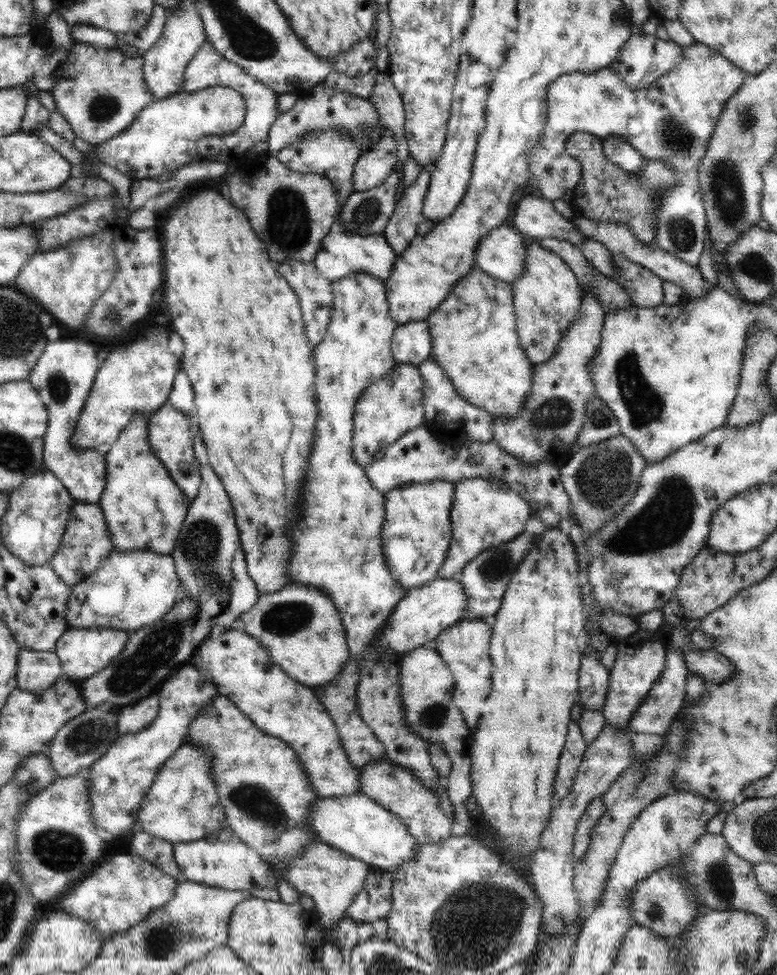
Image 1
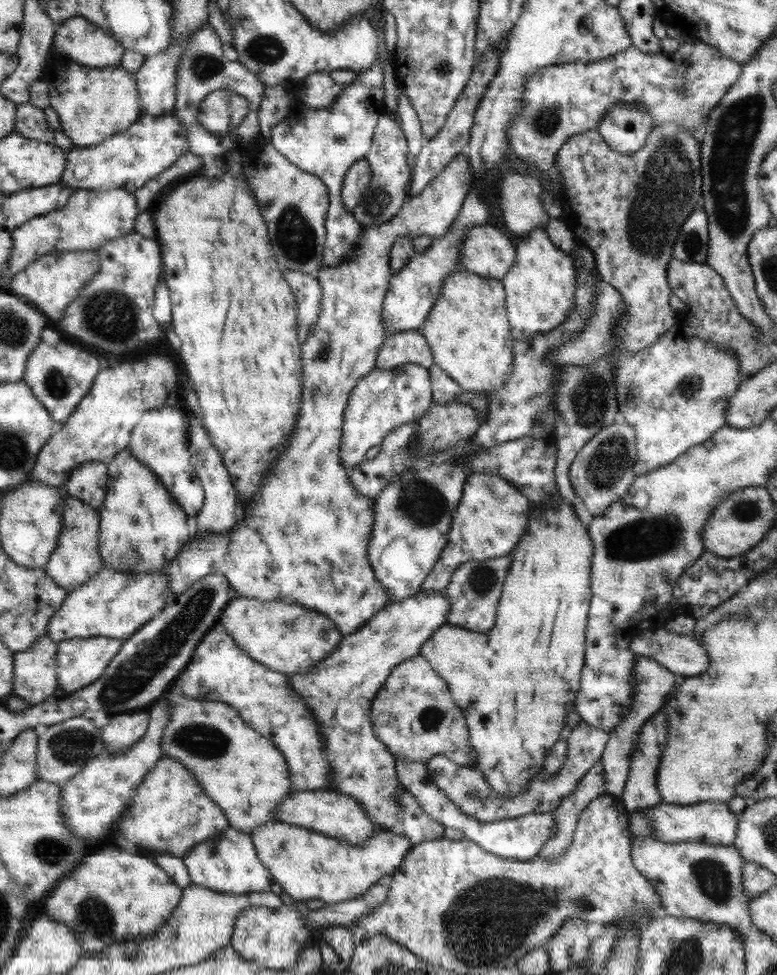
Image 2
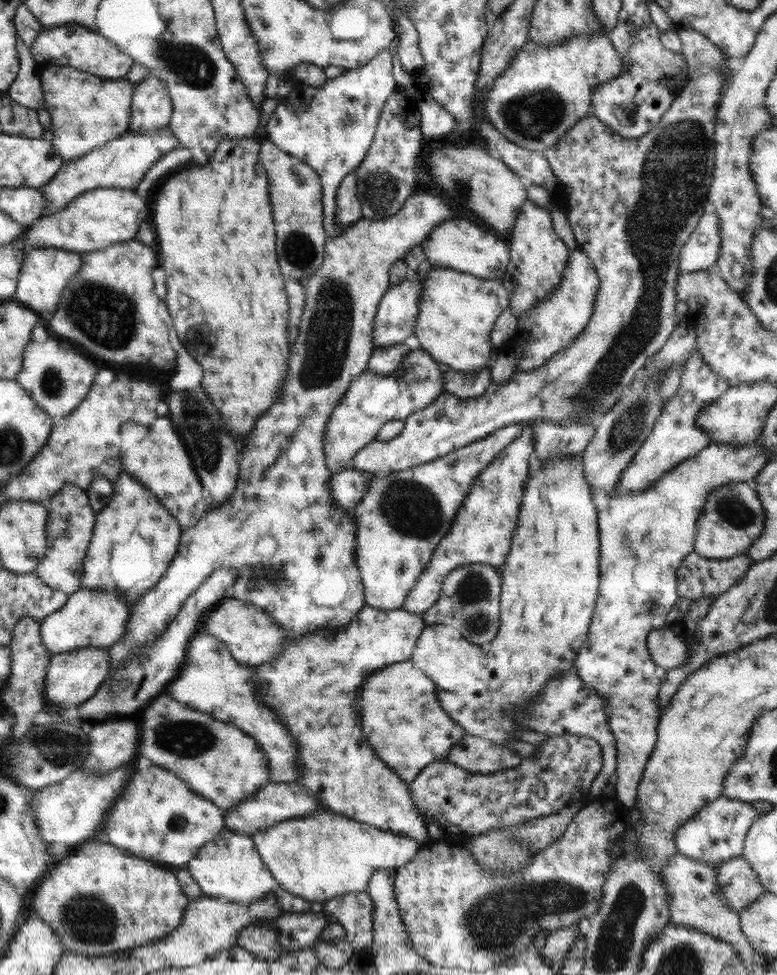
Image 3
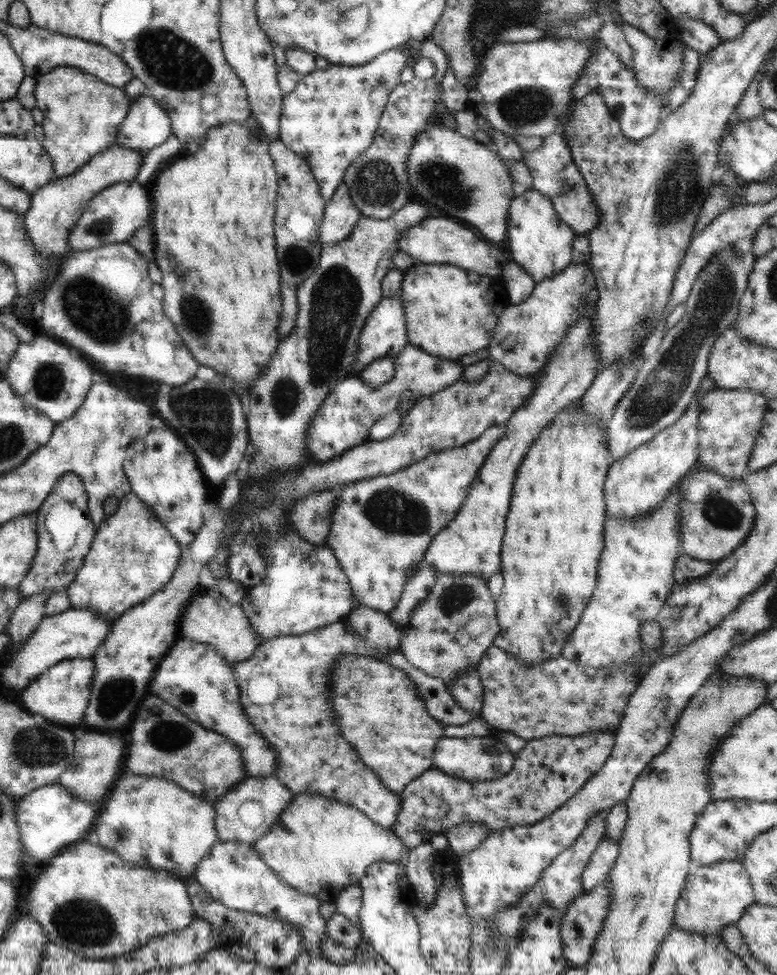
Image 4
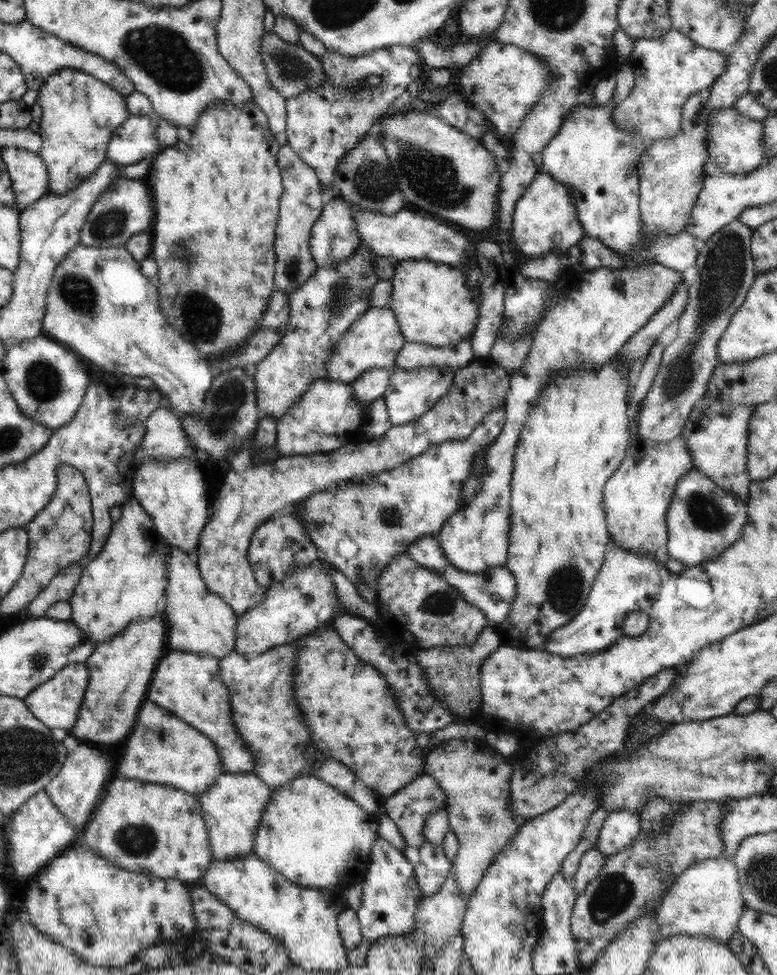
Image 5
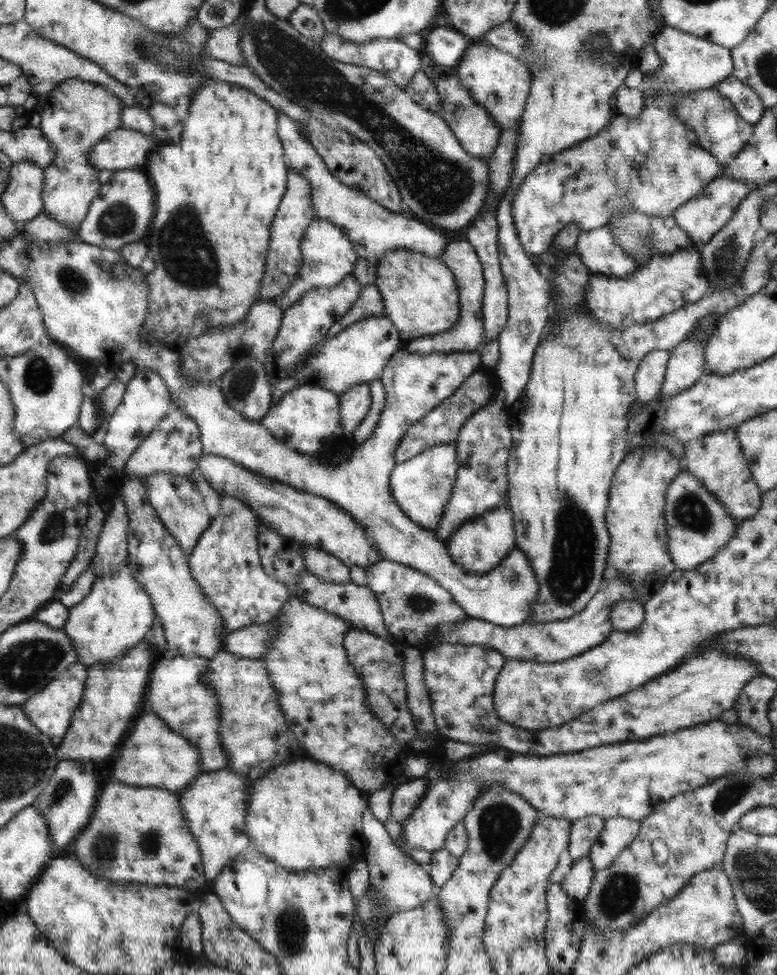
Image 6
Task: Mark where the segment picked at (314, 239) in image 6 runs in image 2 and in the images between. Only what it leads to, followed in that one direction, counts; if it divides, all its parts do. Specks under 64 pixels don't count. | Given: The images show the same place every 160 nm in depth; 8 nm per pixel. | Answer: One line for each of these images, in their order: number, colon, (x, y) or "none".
2: (356, 179)
3: (347, 207)
4: (340, 214)
5: (333, 237)

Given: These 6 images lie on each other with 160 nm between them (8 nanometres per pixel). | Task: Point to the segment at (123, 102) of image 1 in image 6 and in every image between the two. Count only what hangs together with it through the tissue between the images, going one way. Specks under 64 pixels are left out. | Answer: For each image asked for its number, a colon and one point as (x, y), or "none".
2: (92, 104)
3: (86, 111)
4: (81, 114)
5: (79, 114)
6: (76, 114)

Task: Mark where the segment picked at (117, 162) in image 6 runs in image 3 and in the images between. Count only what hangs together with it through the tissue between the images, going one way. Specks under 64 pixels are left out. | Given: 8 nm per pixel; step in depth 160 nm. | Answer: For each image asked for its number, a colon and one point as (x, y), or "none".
3: (151, 108)
4: (145, 125)
5: (133, 140)

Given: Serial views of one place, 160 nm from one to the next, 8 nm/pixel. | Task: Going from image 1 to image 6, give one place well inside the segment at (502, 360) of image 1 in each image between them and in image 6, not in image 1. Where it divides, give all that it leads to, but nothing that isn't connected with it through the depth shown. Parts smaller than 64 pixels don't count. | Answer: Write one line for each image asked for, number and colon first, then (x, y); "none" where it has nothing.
2: (466, 330)
3: (456, 312)
4: (448, 312)
5: (433, 305)
6: (420, 298)

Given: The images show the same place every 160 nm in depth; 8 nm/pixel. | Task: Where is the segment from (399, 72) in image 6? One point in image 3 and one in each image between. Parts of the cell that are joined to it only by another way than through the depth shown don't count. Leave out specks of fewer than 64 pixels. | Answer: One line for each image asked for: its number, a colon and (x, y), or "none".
3: (330, 129)
4: (329, 119)
5: (322, 124)

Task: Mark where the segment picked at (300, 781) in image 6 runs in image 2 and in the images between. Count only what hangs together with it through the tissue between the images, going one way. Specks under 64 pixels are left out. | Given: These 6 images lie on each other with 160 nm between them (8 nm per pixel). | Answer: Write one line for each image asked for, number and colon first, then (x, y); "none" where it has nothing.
2: (306, 864)
3: (318, 857)
4: (318, 846)
5: (315, 837)

